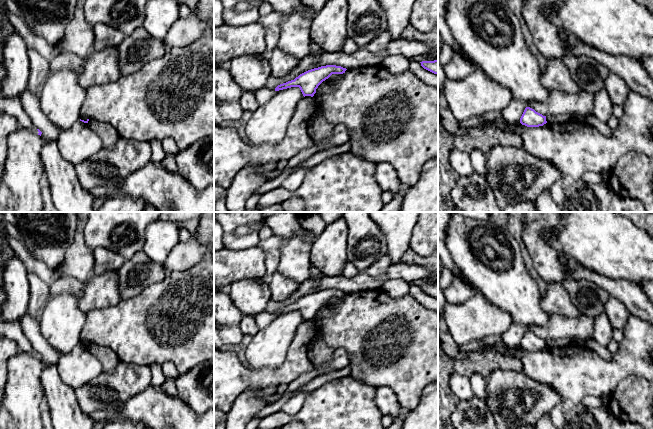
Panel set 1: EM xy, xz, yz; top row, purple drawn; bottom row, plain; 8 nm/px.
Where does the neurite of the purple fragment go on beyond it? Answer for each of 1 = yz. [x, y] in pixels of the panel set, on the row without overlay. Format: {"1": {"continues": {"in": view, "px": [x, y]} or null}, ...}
{"1": {"continues": null}}

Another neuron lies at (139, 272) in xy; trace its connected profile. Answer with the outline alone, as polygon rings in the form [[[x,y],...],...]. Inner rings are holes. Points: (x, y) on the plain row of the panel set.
[[[142,250],[135,253],[117,270],[121,299],[140,294],[150,285],[161,281],[166,274],[163,263],[151,260]]]

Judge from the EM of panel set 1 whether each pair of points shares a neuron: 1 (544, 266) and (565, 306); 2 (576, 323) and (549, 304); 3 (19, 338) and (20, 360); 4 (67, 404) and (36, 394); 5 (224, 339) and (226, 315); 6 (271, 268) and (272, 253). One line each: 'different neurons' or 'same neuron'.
1: different neurons
2: different neurons
3: different neurons
4: different neurons
5: same neuron
6: same neuron

